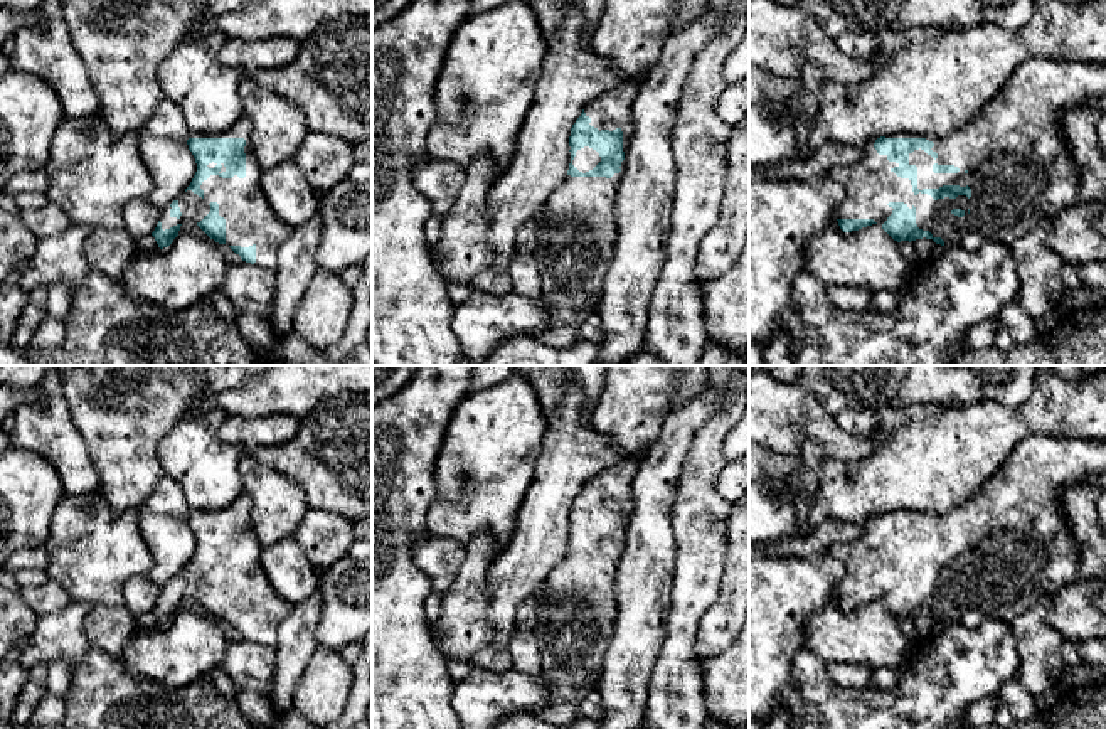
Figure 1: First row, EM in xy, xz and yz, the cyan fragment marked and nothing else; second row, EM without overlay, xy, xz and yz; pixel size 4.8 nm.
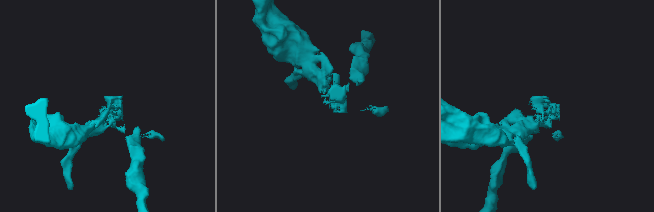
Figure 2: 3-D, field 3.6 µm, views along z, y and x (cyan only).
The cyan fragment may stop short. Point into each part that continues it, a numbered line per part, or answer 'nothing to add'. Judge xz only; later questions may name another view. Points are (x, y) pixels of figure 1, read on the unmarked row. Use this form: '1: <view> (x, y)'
1: xz (586, 536)

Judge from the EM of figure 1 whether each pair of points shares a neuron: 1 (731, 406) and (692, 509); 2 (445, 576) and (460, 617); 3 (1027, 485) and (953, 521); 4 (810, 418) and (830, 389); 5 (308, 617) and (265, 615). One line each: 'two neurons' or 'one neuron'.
1: one neuron
2: two neurons
3: one neuron
4: two neurons
5: two neurons

